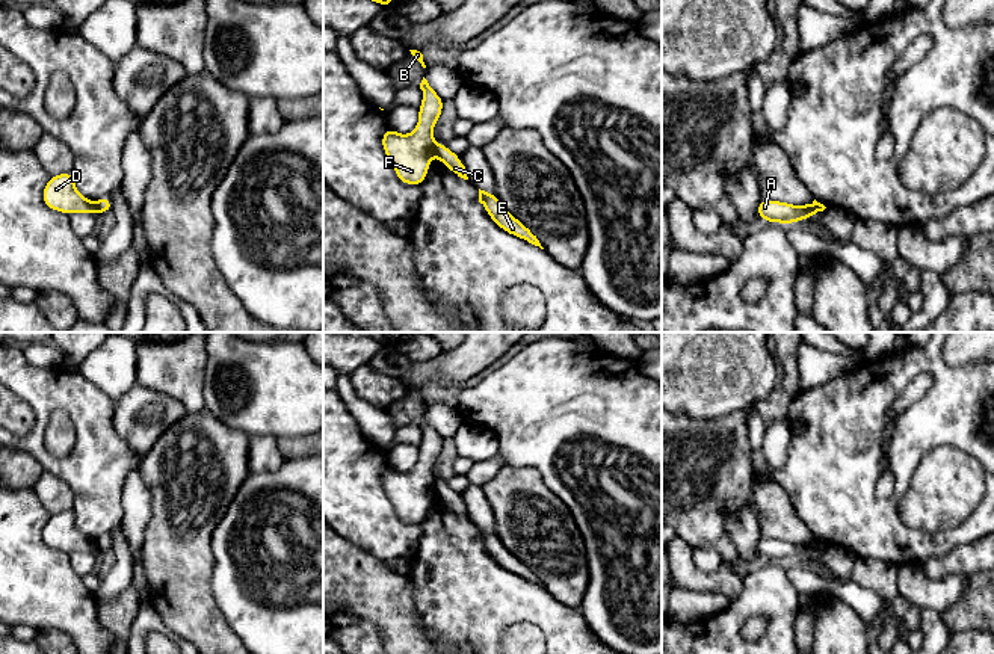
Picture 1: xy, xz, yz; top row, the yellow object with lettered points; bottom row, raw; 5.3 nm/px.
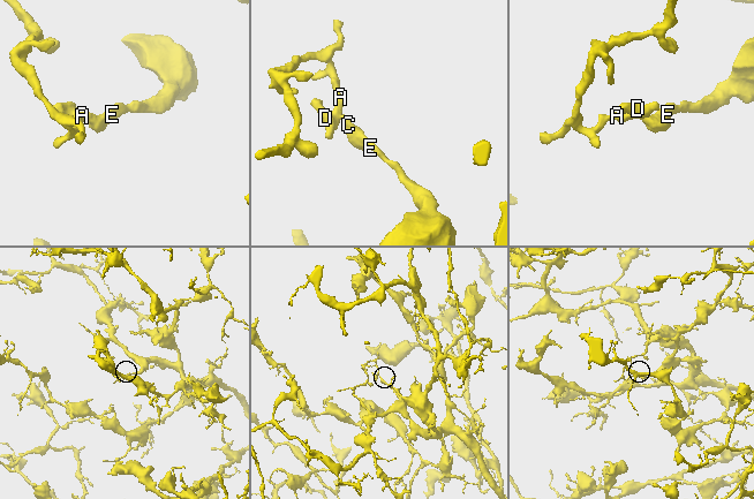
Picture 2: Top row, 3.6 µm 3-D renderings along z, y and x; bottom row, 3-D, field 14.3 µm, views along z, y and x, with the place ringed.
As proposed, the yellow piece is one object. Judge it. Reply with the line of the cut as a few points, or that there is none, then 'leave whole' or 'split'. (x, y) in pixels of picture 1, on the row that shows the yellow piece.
cut xy (94, 203), (95, 212); split

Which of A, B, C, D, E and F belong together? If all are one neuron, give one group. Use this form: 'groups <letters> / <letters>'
groups A B D F / C E

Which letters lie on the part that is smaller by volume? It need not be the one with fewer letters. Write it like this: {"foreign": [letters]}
{"foreign": ["A", "B", "D", "F"]}

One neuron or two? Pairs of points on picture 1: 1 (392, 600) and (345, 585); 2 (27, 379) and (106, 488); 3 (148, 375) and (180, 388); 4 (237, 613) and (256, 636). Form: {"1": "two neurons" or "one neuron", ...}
{"1": "one neuron", "2": "one neuron", "3": "one neuron", "4": "one neuron"}

